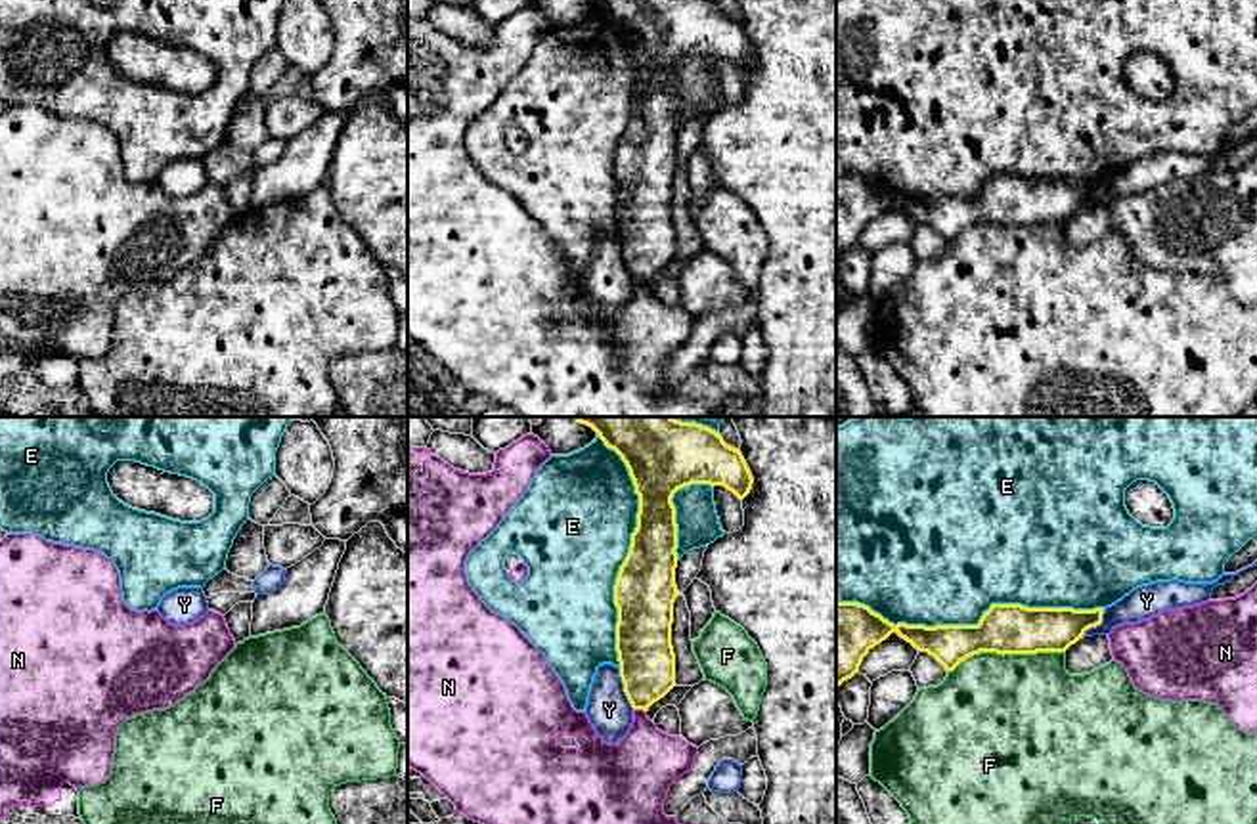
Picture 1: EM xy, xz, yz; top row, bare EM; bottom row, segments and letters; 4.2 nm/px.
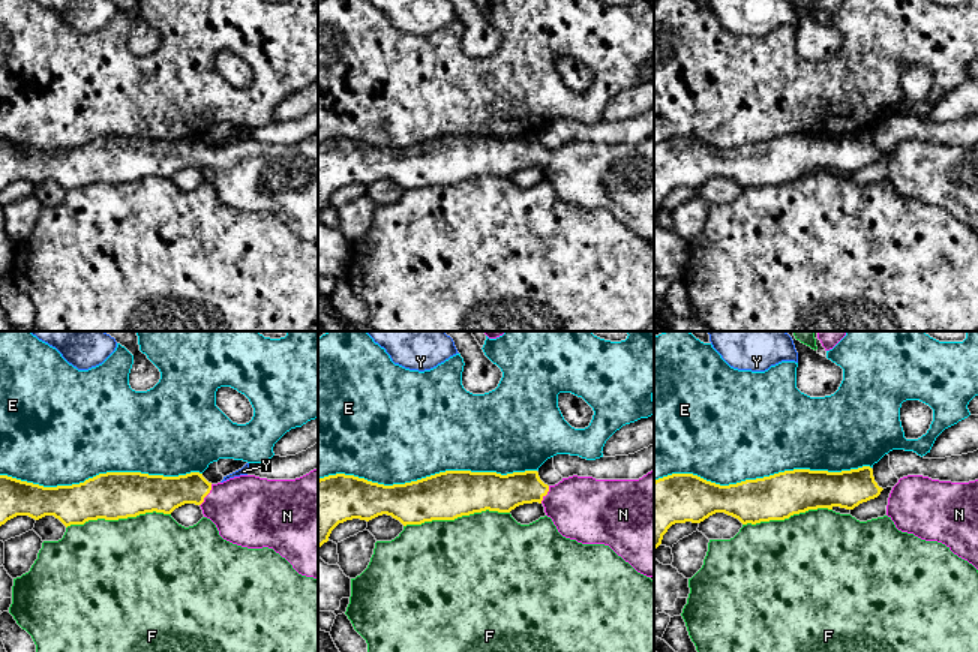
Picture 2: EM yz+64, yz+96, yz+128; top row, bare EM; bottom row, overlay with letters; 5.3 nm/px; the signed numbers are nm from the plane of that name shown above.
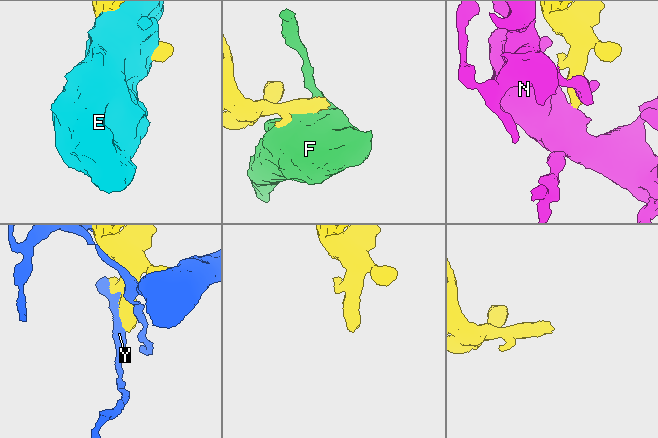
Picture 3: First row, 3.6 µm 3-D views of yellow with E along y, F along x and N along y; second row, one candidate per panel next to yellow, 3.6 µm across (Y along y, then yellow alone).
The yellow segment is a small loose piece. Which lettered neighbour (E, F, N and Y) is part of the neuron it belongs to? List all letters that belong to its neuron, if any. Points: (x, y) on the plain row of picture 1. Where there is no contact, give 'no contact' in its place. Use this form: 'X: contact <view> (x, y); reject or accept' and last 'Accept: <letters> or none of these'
E: contact yz (970, 197); reject
F: contact yz (1005, 224); reject
N: contact xz (639, 280); accept
Y: contact xz (624, 260); reject
Accept: N

